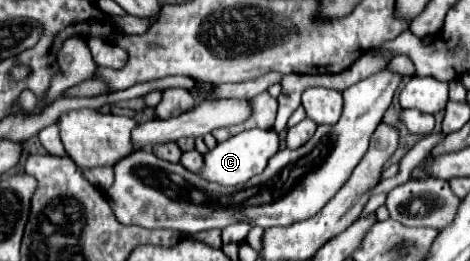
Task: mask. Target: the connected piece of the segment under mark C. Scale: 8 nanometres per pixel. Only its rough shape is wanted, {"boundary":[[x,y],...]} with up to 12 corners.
{"boundary":[[251,128],[205,156],[205,180],[237,186],[279,150],[275,130]]}

